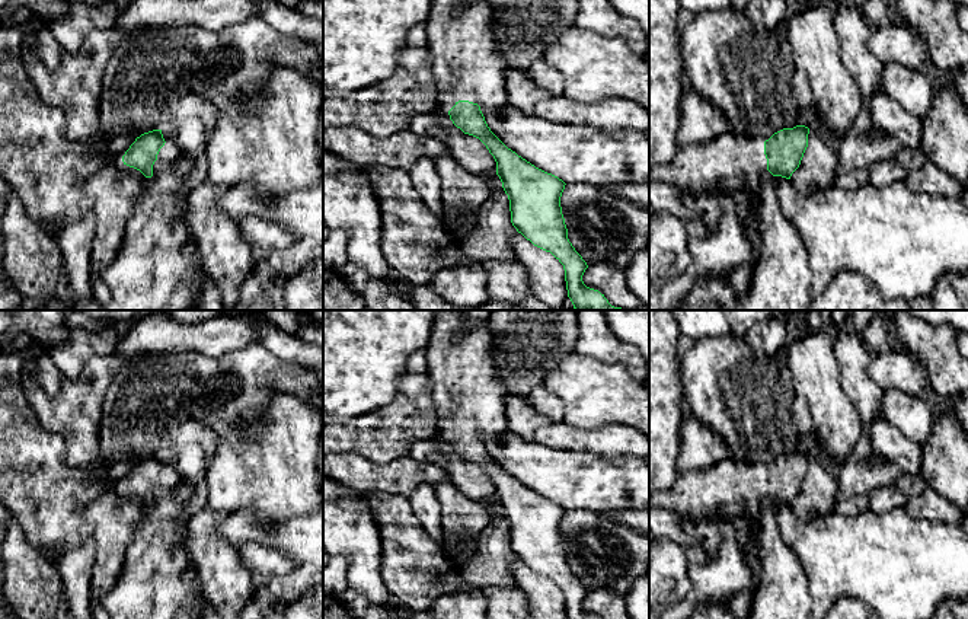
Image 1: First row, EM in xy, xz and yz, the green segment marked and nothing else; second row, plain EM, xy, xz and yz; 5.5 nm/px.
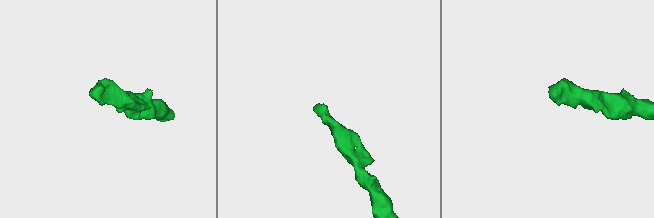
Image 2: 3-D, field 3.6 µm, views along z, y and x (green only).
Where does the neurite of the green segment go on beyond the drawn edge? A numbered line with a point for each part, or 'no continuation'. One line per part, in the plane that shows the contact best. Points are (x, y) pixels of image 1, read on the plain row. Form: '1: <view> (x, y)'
1: yz (730, 487)

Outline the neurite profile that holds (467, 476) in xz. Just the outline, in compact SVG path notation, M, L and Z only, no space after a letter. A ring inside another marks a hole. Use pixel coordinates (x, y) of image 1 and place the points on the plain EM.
M448 437L415 441L410 446L409 457L418 463L441 468L467 498L483 504L496 501L496 488L486 472L457 454L450 446Z

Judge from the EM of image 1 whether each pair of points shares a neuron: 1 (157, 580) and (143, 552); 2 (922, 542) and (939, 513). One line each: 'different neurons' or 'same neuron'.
1: same neuron
2: different neurons

